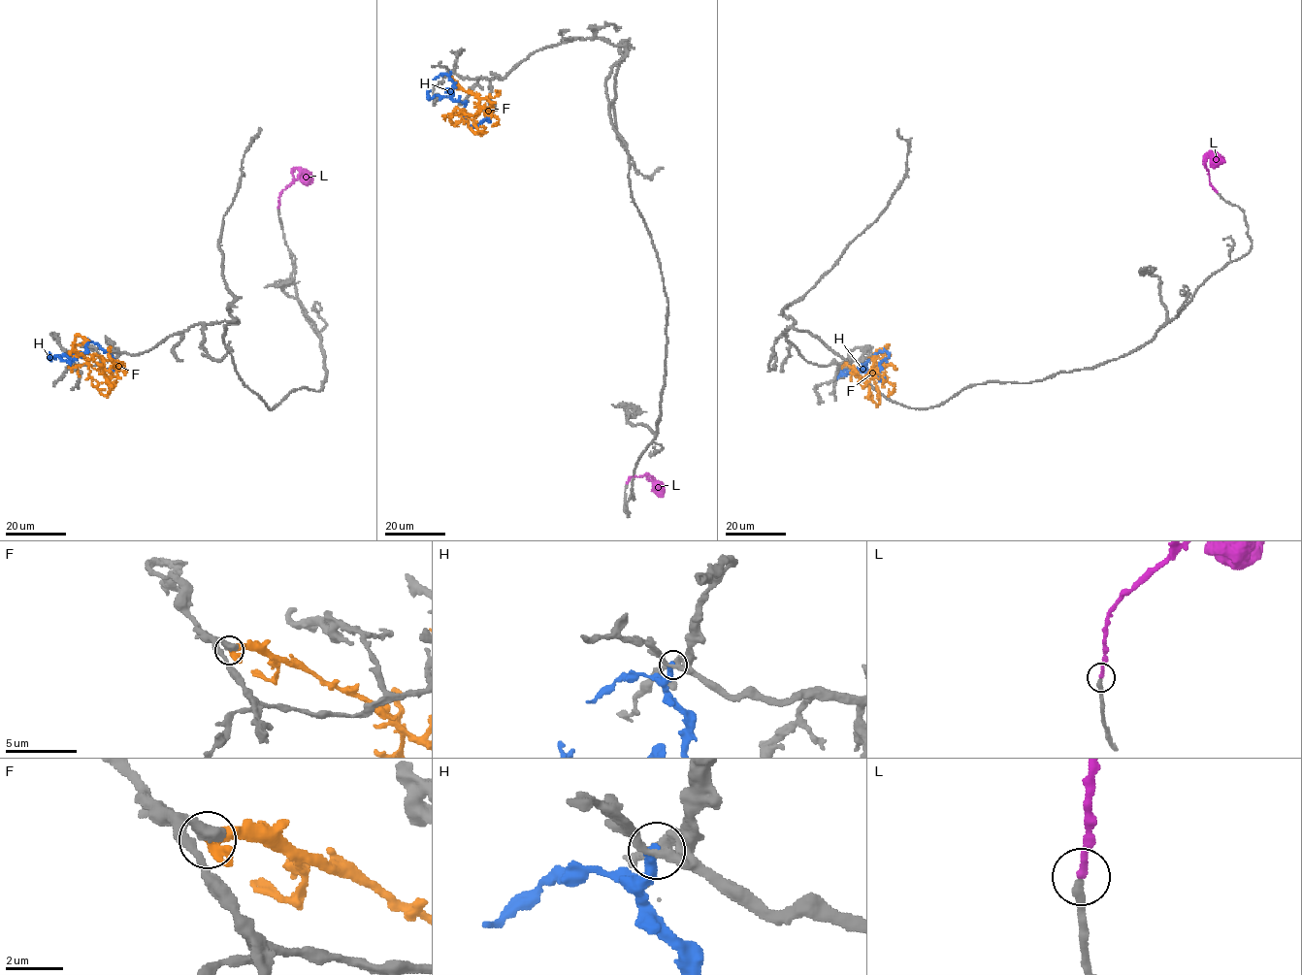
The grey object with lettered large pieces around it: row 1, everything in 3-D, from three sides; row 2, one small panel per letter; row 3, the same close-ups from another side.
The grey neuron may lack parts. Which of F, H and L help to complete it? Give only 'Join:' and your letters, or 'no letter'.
Join: L

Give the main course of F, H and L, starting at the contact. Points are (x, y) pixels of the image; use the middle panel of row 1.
F: (449, 77), (479, 99), (479, 112), (470, 114), (456, 108), (451, 120), (455, 124), (468, 113)
H: (450, 71), (452, 98), (465, 104), (466, 121), (473, 125), (490, 118), (480, 123)
L: (627, 483), (632, 476), (649, 474), (655, 481), (656, 491), (662, 497)

